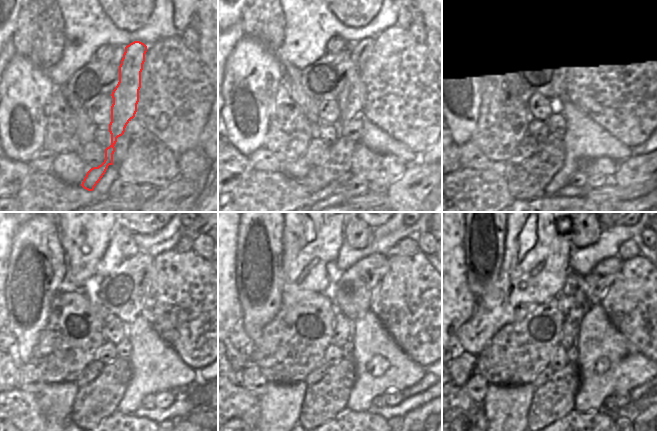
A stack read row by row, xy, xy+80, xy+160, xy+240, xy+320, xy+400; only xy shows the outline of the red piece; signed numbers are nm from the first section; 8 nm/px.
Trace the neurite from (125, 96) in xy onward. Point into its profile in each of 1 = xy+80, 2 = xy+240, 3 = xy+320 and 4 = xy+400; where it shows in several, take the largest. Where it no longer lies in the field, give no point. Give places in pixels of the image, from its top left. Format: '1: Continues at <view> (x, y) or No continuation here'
1: Continues at xy+80 (350, 100)
2: Continues at xy+240 (193, 232)
3: Continues at xy+320 (413, 232)
4: Continues at xy+400 (624, 233)

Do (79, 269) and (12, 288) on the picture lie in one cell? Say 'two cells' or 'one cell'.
two cells

